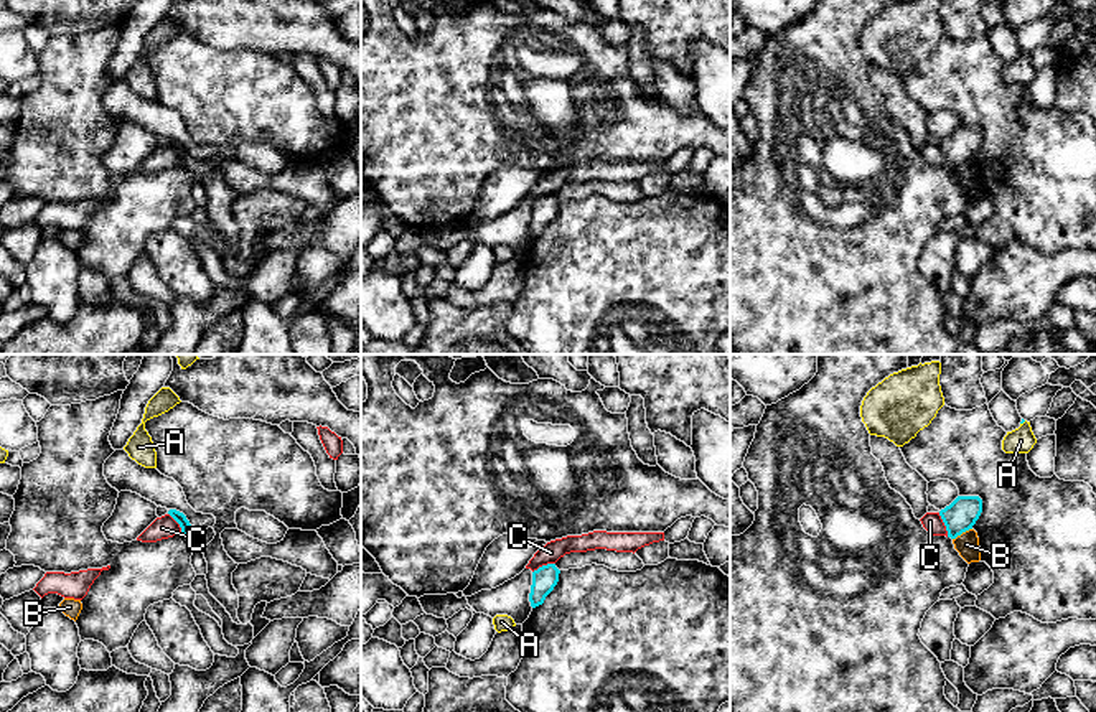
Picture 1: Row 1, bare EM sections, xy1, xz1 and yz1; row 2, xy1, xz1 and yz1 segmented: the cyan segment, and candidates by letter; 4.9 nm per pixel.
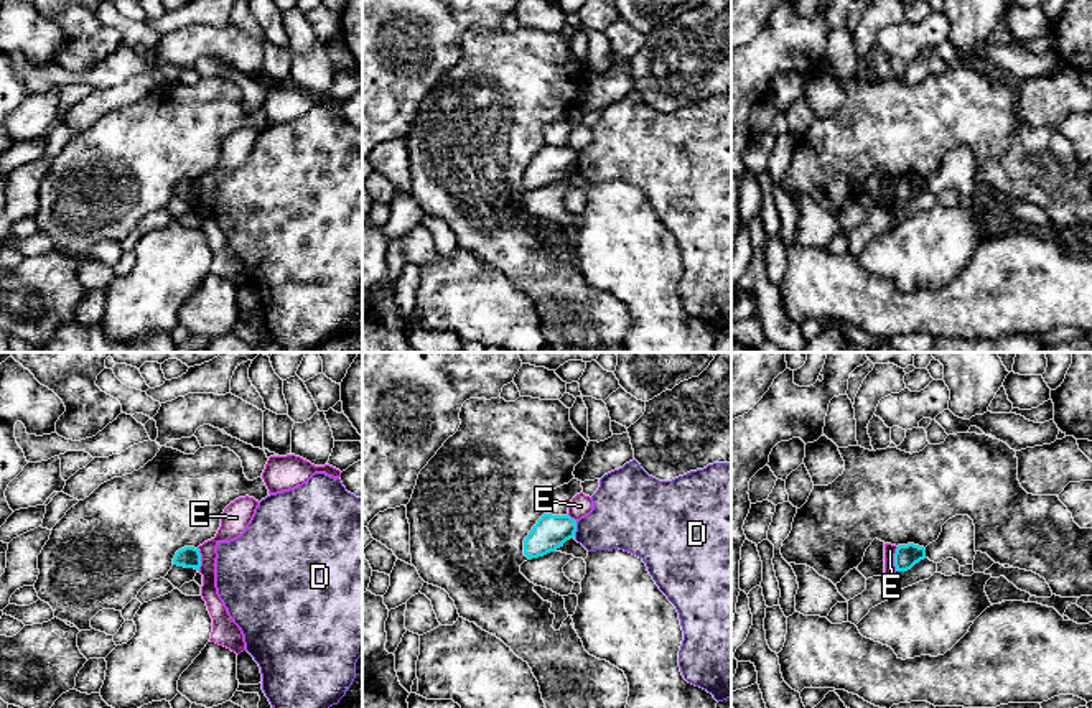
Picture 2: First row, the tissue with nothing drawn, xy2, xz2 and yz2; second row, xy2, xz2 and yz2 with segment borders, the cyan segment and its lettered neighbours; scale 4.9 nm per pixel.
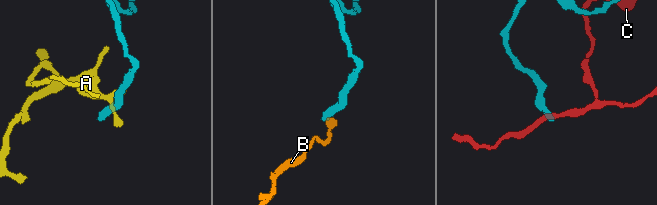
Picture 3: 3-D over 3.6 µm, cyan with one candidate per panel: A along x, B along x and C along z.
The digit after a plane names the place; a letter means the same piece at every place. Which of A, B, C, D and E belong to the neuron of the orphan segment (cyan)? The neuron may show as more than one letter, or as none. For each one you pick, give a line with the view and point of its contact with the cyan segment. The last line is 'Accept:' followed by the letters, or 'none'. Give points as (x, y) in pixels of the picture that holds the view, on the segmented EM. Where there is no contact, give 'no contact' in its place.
Accept: none

